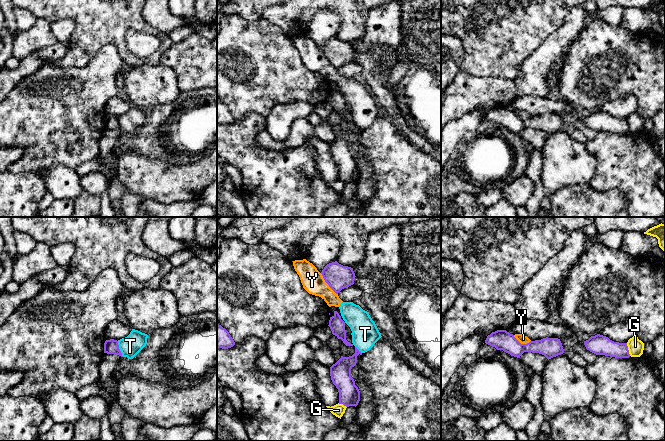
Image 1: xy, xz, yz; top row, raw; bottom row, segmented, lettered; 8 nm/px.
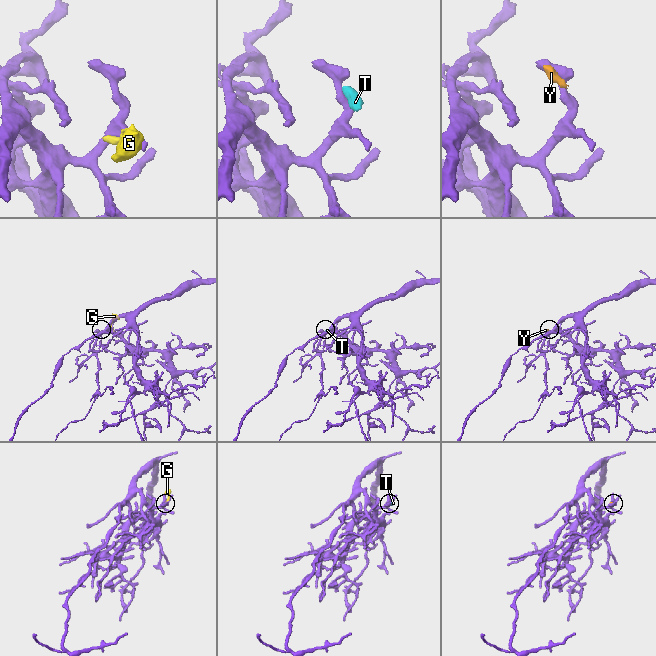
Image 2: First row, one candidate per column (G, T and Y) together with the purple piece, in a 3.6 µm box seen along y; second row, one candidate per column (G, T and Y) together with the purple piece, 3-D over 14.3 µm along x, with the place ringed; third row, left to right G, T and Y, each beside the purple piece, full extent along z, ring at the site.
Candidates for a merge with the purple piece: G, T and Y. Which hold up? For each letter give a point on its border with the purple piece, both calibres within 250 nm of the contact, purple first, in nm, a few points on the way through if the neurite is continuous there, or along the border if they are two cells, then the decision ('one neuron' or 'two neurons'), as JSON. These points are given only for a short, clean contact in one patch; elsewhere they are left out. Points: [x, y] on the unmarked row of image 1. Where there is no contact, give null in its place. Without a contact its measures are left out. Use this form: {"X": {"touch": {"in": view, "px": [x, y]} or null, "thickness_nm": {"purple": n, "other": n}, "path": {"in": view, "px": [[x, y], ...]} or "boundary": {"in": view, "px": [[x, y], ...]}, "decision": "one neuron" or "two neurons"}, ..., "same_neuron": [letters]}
{"G": {"touch": {"in": "yz", "px": [627, 125]}, "thickness_nm": {"purple": 160, "other": 130}, "decision": "two neurons"}, "T": {"touch": {"in": "xy", "px": [119, 125]}, "thickness_nm": {"purple": 120, "other": 170}, "boundary": {"in": "xy", "px": [[117, 117], [118, 124], [123, 132]]}, "decision": "two neurons"}, "Y": {"touch": {"in": "xz", "px": [327, 59]}, "thickness_nm": {"purple": 200, "other": 180}, "decision": "two neurons"}, "same_neuron": []}

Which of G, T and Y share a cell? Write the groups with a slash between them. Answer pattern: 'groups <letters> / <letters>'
groups G / T Y

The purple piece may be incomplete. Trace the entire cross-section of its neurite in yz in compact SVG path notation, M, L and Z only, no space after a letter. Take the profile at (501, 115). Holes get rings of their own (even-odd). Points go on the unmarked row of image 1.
M506 106L492 108L487 112L485 119L517 134L520 134L524 128L532 128L542 130L549 136L564 129L562 119L558 114L546 113L521 120L513 110Z

